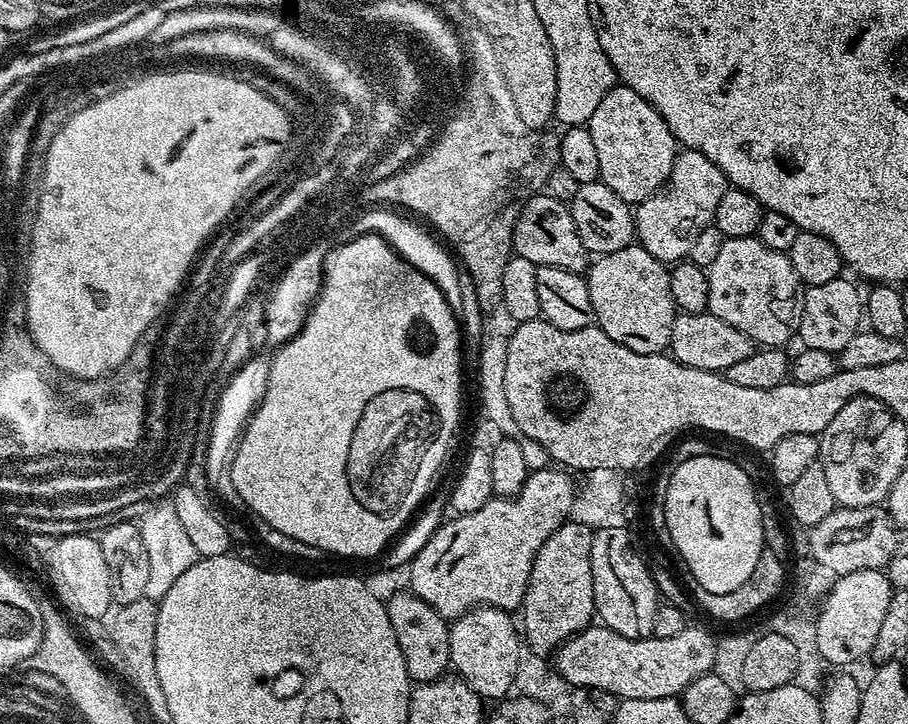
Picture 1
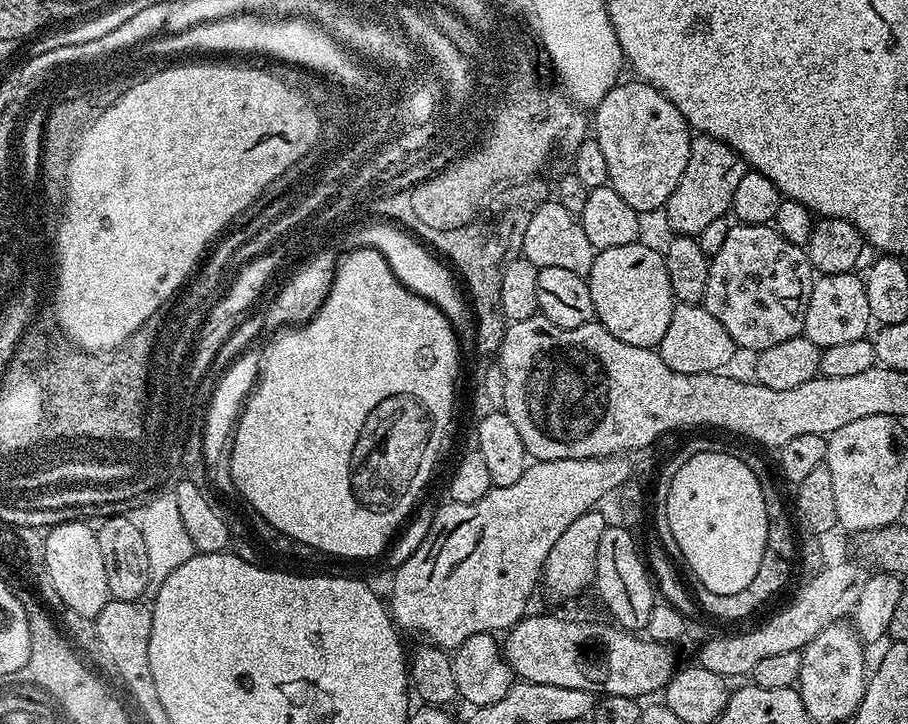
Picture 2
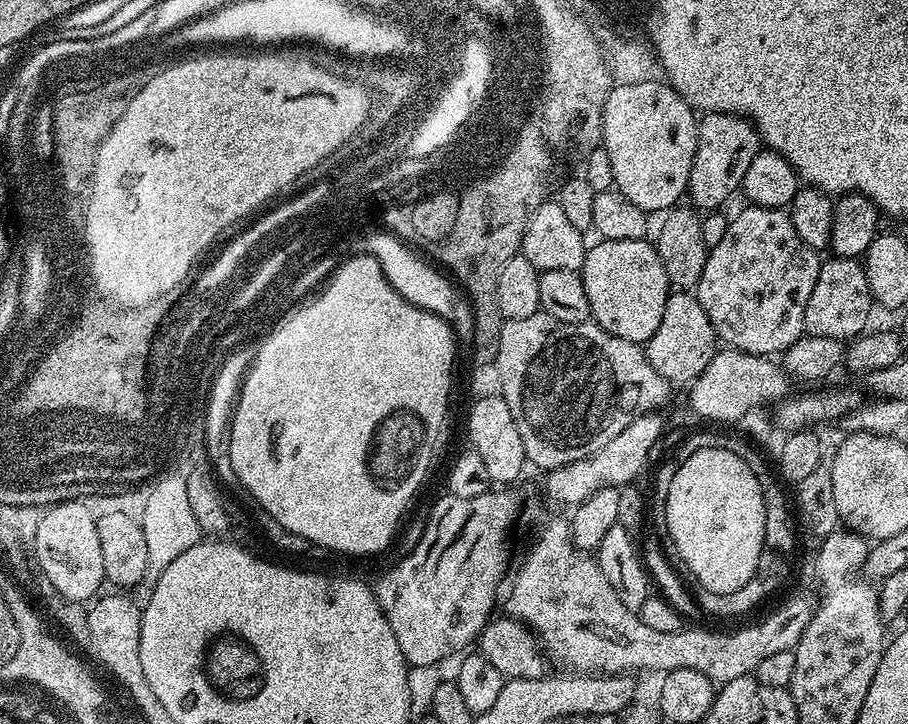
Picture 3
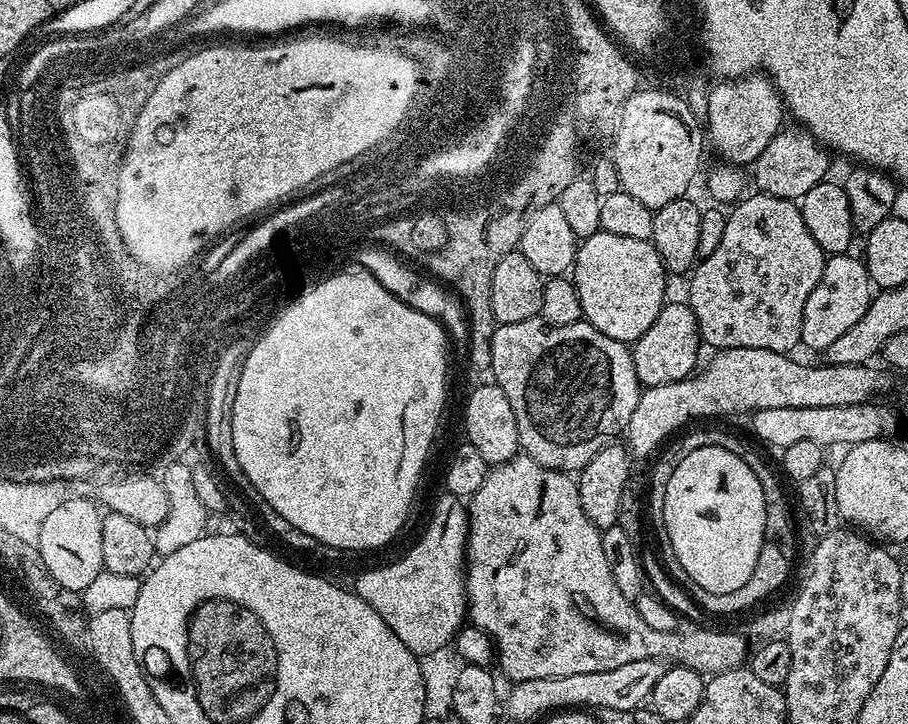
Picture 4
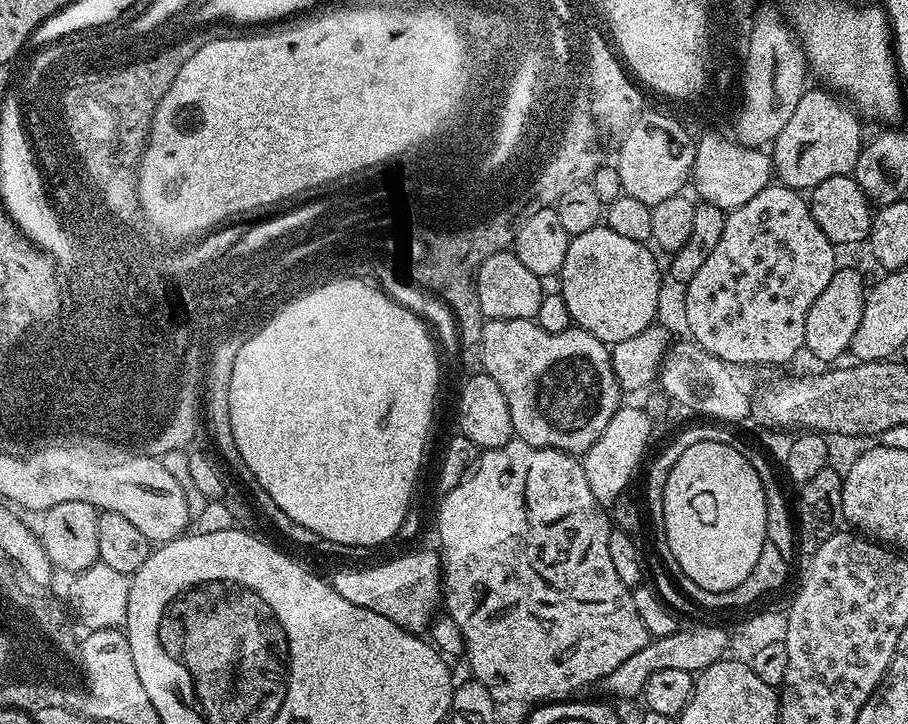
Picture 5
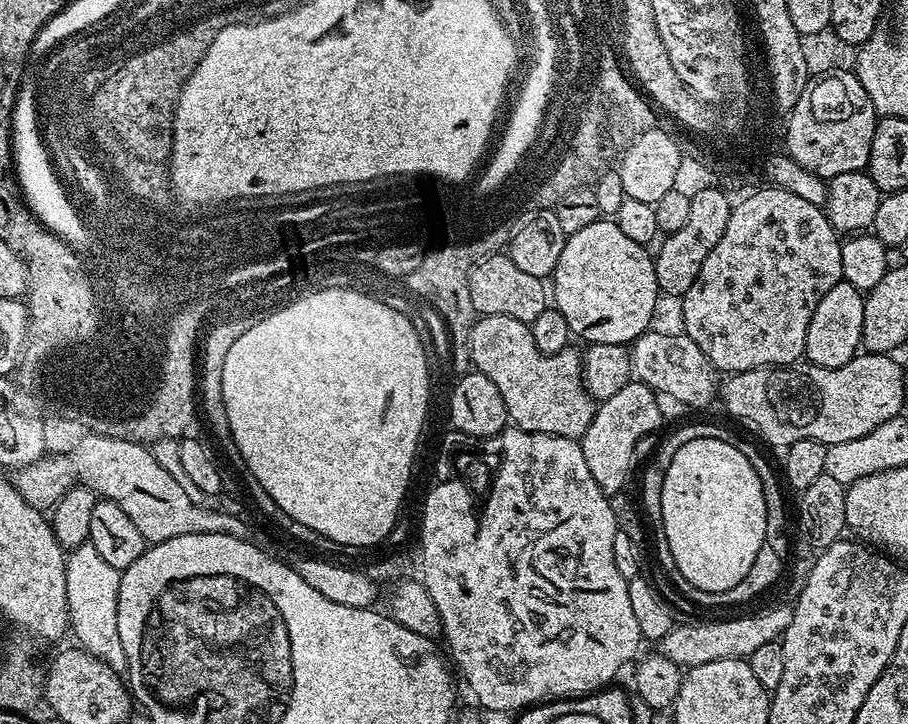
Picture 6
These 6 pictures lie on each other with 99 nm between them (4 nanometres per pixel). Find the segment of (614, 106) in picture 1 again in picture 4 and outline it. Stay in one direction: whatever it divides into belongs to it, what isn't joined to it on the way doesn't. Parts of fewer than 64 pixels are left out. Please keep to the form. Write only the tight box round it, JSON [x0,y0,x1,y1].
[610,88,706,210]

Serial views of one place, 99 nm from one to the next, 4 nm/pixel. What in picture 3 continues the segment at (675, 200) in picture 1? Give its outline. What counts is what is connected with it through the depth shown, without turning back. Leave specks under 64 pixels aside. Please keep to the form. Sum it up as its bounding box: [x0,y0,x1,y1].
[687,112,762,210]

